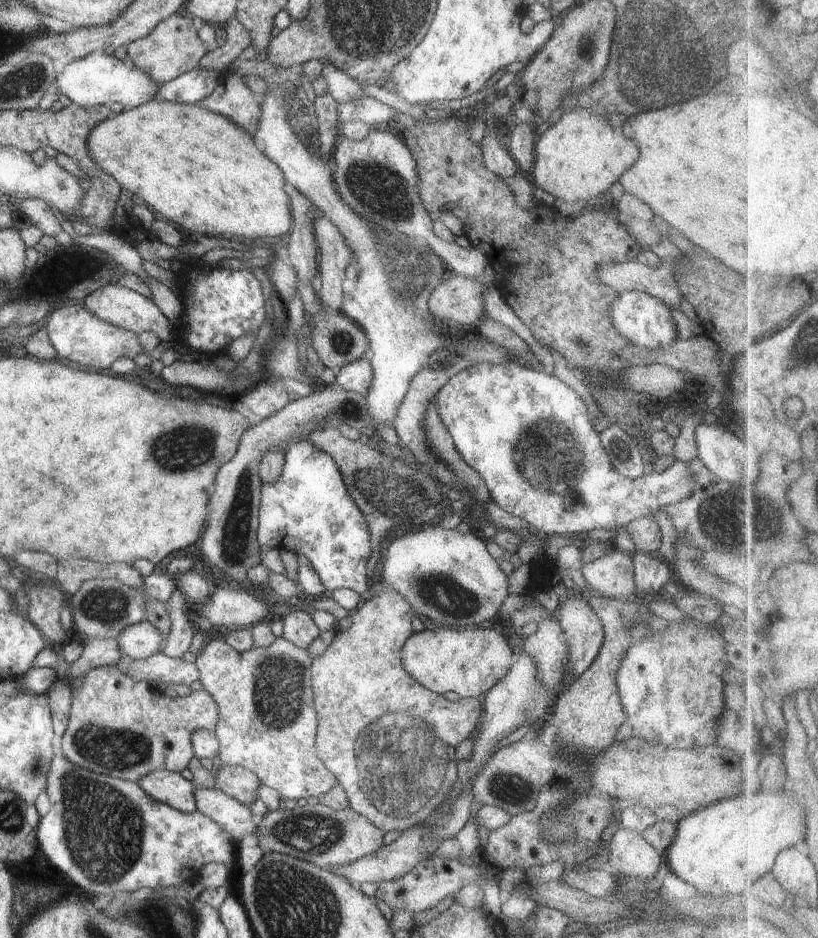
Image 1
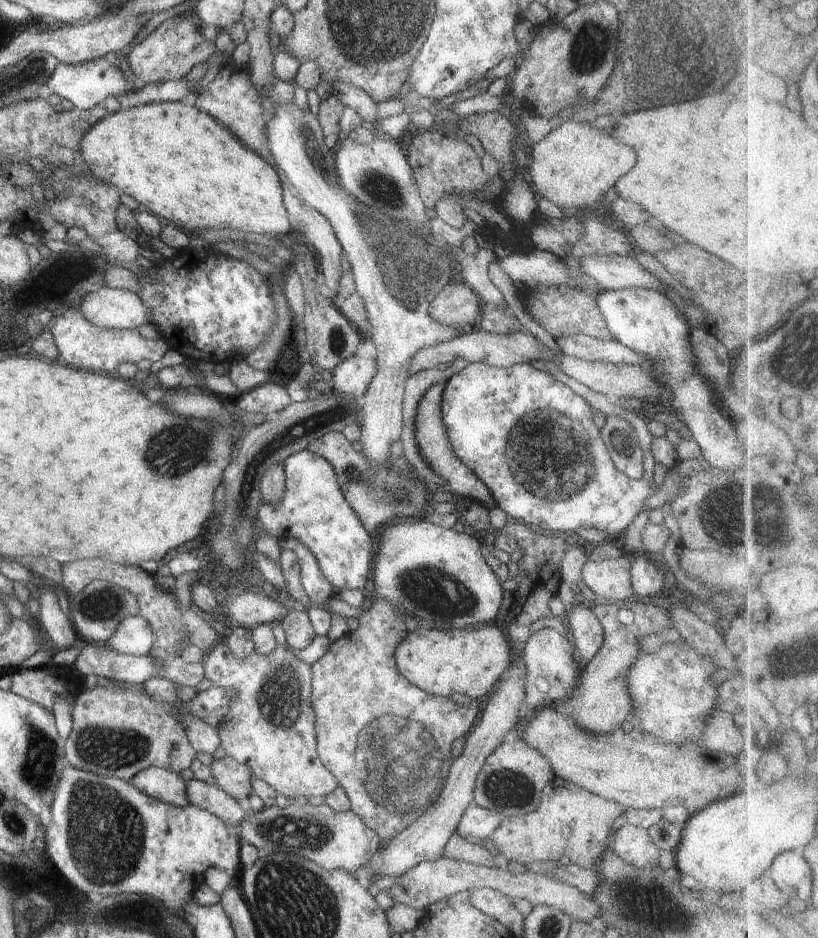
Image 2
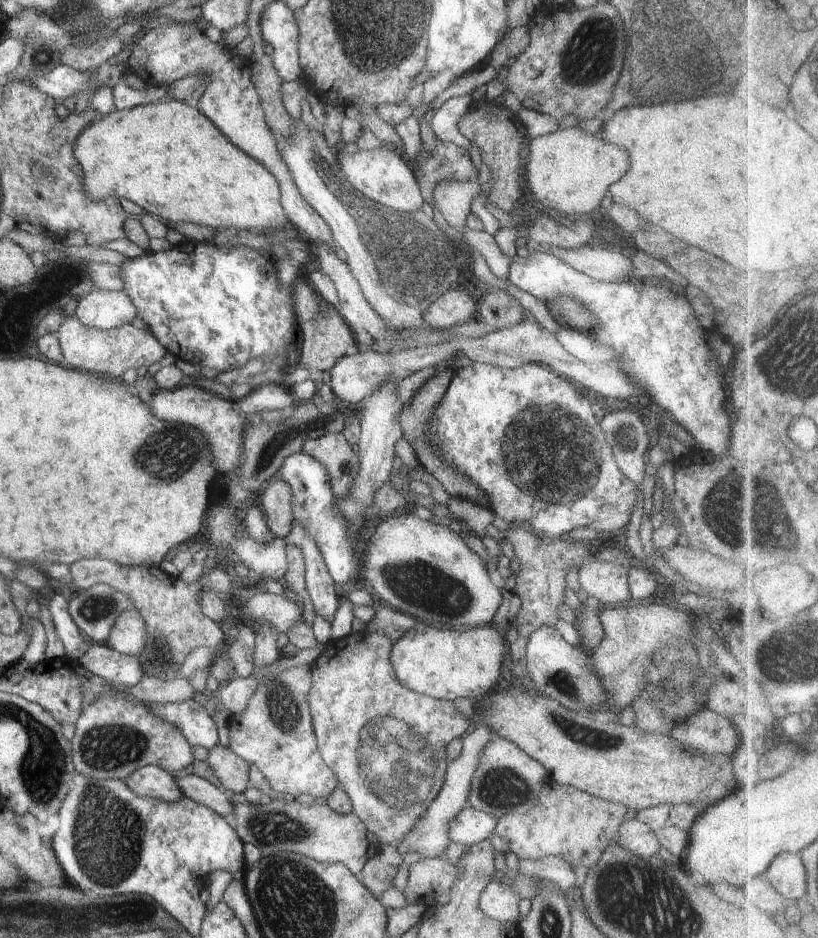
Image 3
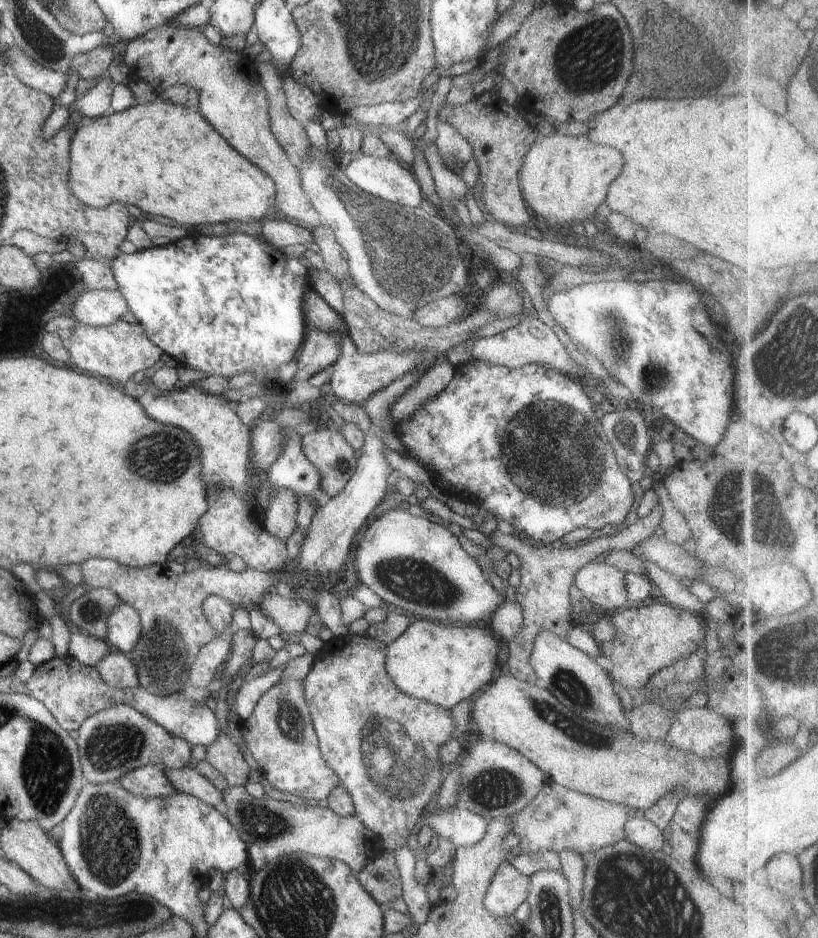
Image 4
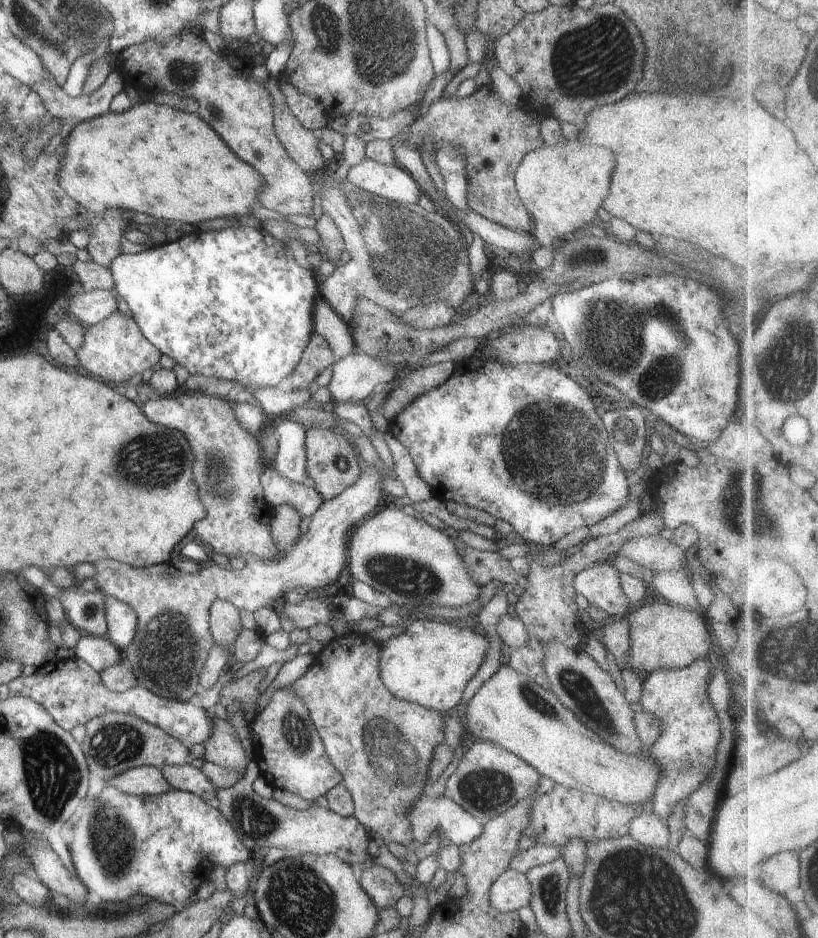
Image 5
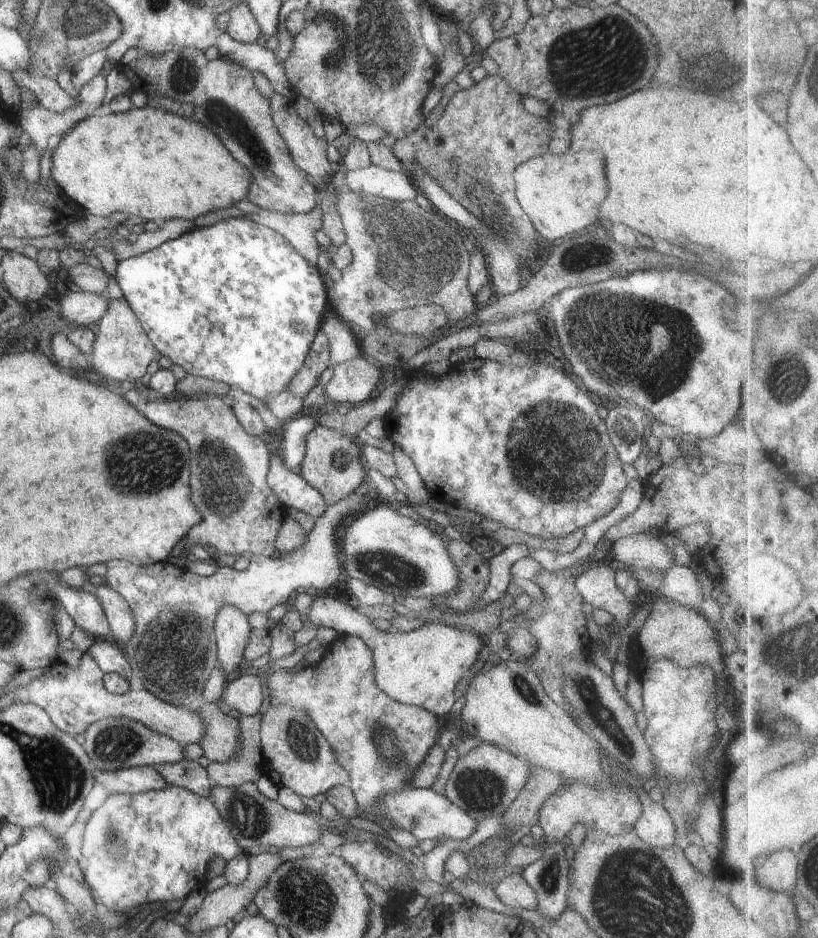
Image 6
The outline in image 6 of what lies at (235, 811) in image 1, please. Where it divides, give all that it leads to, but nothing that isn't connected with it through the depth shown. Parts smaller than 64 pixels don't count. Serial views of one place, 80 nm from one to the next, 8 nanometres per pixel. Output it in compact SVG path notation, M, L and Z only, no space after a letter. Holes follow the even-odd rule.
M182 759L177 763L164 763L154 767L168 785L182 787L208 798L212 790L211 776L197 760Z

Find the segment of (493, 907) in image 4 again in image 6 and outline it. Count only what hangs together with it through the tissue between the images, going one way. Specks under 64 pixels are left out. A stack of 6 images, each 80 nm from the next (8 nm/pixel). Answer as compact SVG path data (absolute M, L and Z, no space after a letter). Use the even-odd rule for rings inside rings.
M511 869L504 880L494 887L494 891L506 906L531 911L537 908L537 896L534 889L522 875L512 873Z

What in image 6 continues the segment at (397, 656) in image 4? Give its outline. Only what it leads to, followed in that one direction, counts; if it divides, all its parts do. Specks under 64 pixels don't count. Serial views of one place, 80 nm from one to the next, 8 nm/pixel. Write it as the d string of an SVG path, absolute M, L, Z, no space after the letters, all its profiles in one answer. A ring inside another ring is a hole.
M327 594L314 600L309 619L313 626L334 628L338 635L361 638L372 651L375 686L391 699L403 705L414 705L434 713L437 717L451 712L455 703L454 688L465 671L476 662L484 648L482 638L472 629L452 625L424 624L413 631L380 630L355 609Z

